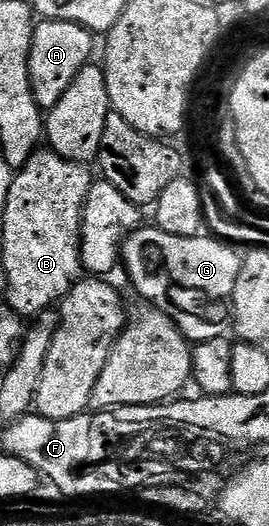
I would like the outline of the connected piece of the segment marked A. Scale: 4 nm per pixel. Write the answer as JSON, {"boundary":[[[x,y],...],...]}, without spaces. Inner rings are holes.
{"boundary":[[[41,19],[34,24],[29,70],[31,71],[31,87],[35,95],[35,103],[40,109],[43,111],[53,109],[55,103],[59,103],[59,99],[63,99],[63,91],[67,91],[67,87],[71,87],[71,79],[75,79],[75,75],[79,75],[79,71],[83,71],[83,67],[90,64],[92,57],[89,56],[93,53],[93,41],[95,41],[94,34],[75,23]]]}

